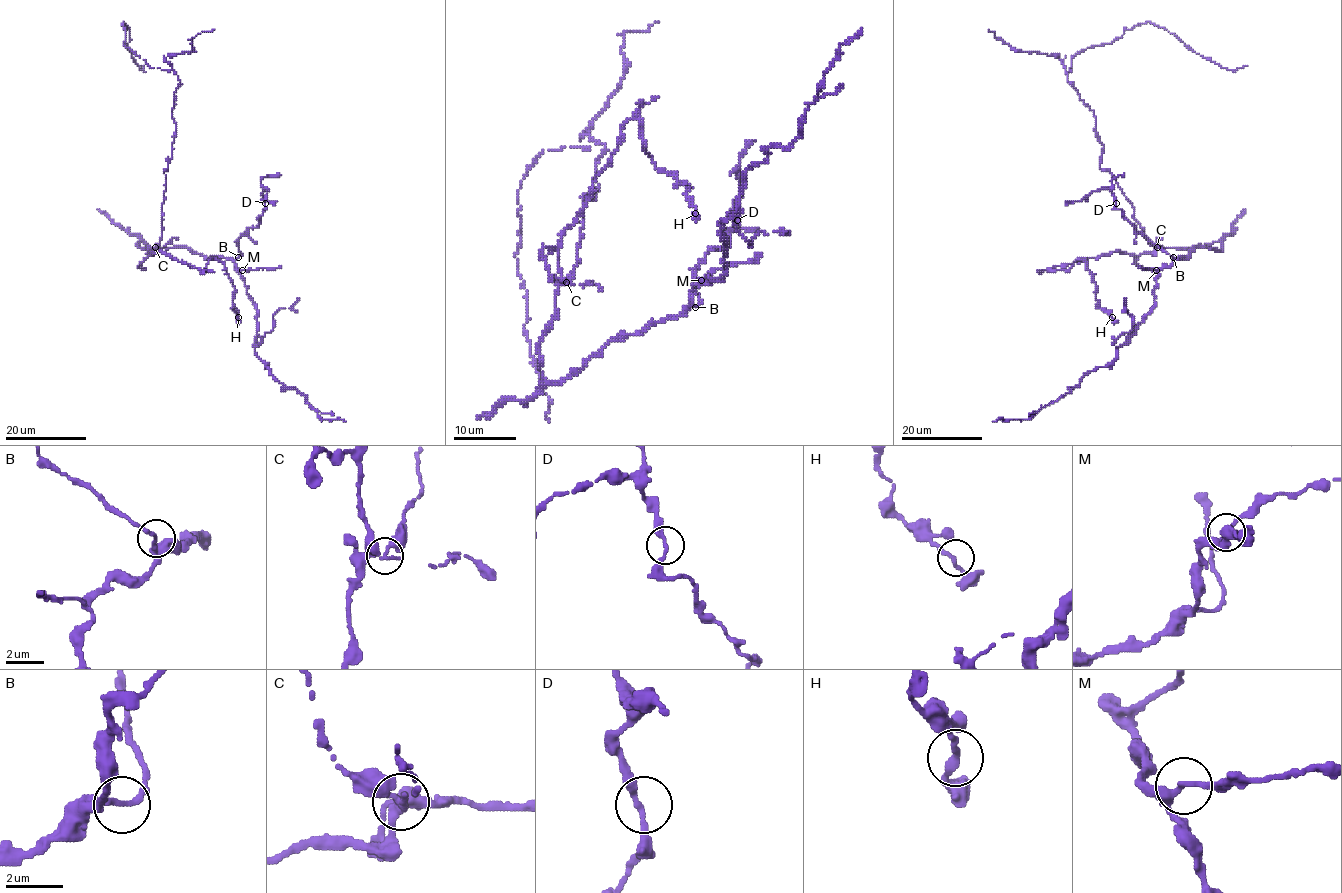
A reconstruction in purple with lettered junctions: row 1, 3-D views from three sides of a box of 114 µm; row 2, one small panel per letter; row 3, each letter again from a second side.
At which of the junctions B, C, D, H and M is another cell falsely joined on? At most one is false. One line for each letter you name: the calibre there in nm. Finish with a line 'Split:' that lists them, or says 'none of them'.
C: 200 nm
Split: C

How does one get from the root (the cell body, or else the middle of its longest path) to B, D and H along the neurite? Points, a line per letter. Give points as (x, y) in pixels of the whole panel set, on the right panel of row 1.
B: (1155, 245), (1157, 248), (1189, 249), (1220, 242), (1220, 250), (1195, 246), (1186, 259), (1173, 257)
D: (1155, 245), (1189, 249), (1219, 241), (1221, 249), (1195, 246), (1186, 259), (1172, 259), (1134, 230), (1116, 203)
H: (1155, 245), (1154, 253), (1112, 251), (1051, 267), (1068, 270), (1077, 259), (1085, 260), (1098, 306), (1112, 317)

